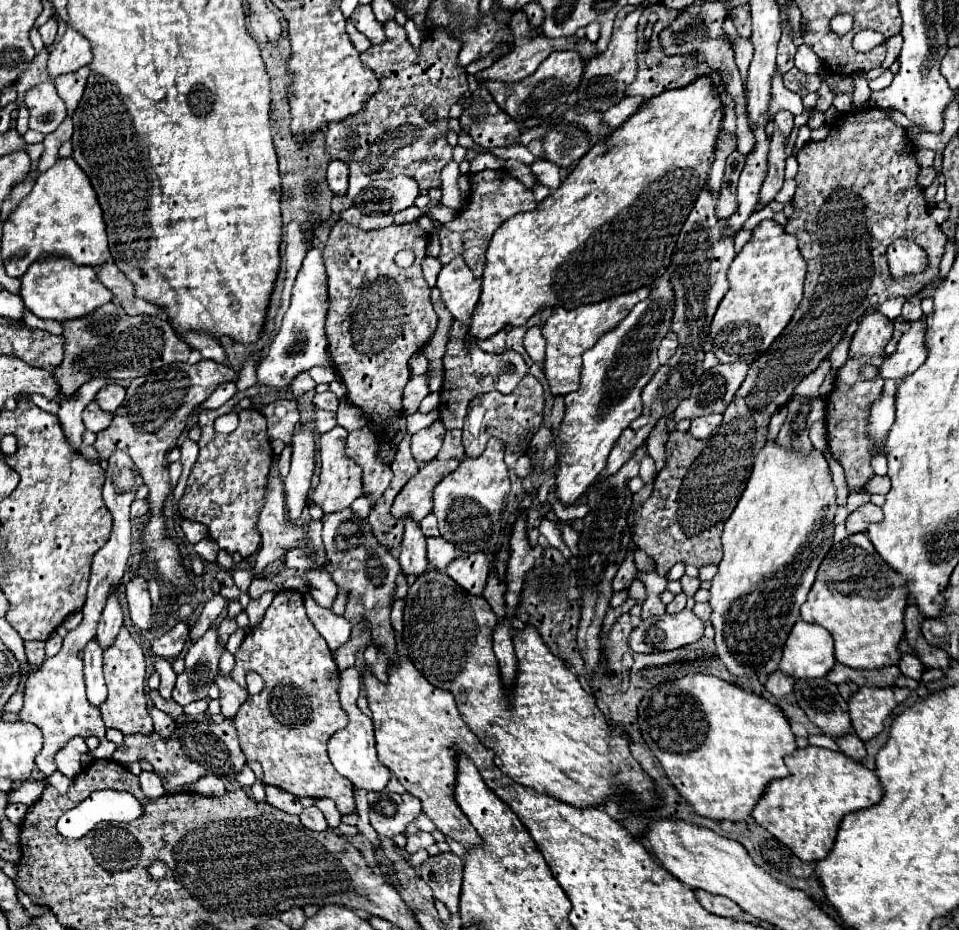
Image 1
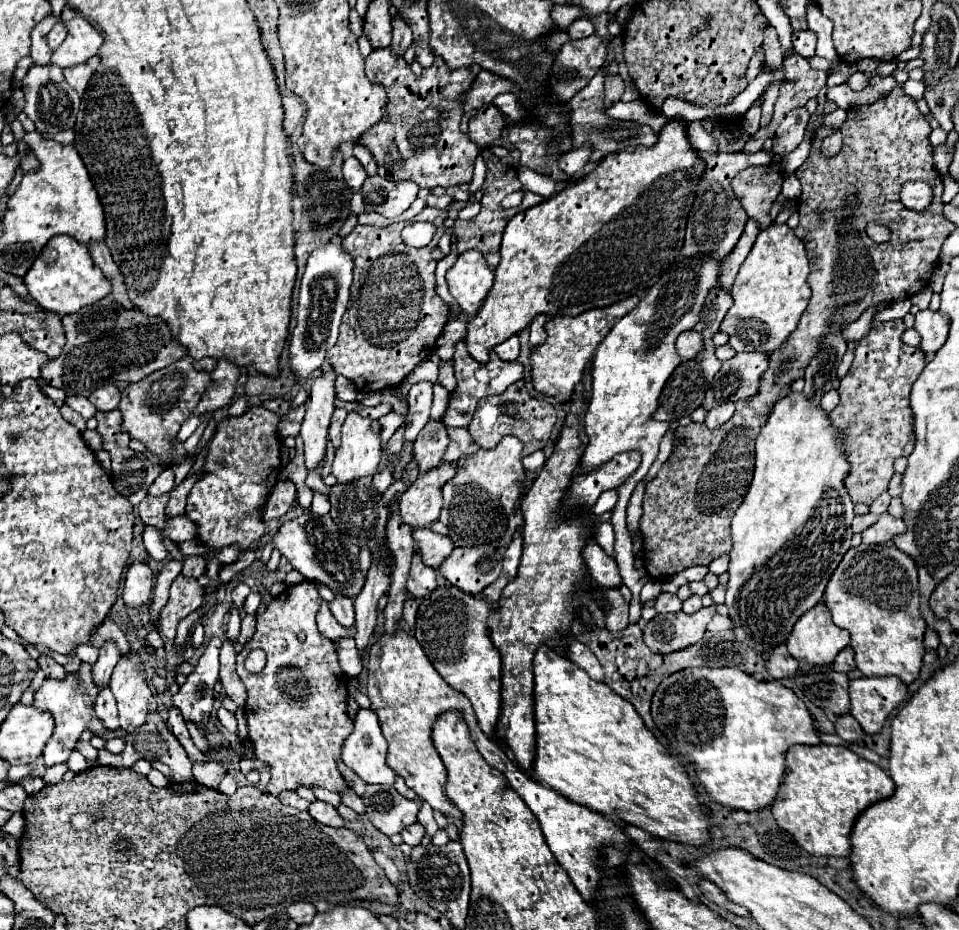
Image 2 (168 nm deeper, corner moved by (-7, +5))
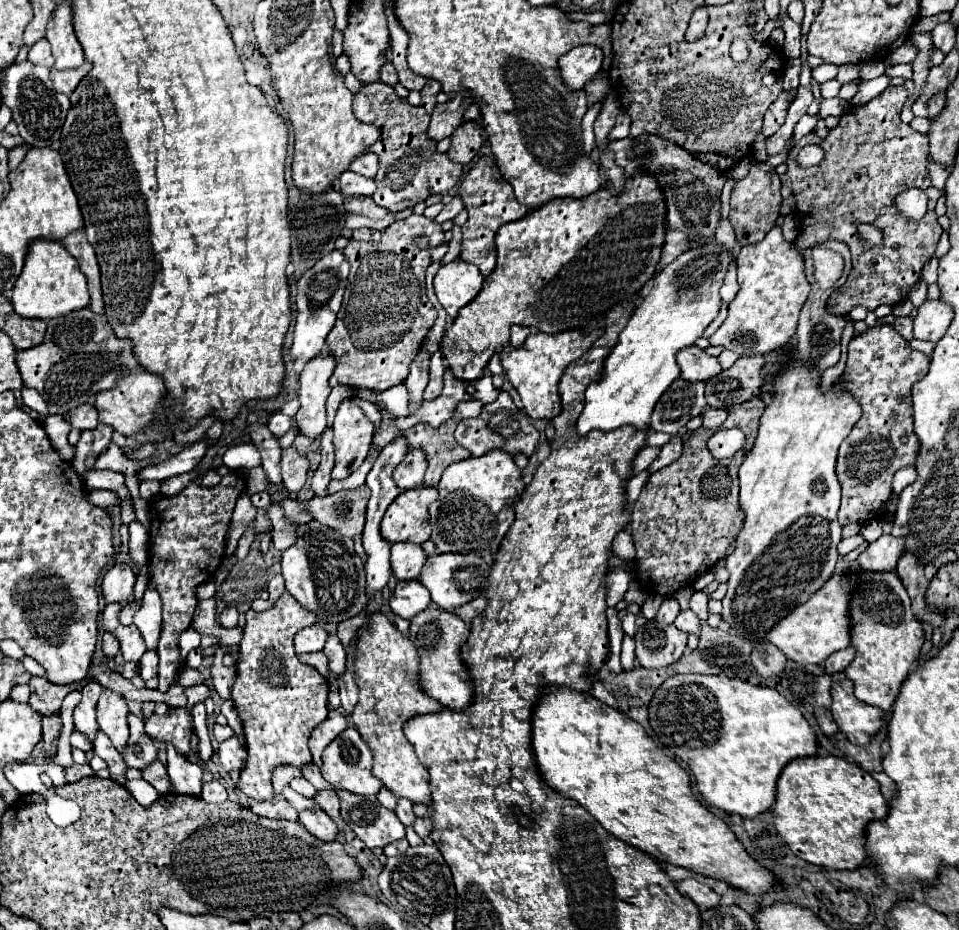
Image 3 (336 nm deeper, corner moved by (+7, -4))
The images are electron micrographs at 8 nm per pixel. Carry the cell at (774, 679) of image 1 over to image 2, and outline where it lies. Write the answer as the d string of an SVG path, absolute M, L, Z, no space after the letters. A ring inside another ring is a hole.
M780 645L780 649L776 649L776 653L768 655L768 673L774 679L786 679L790 675L794 675L798 669L798 661L786 651L786 645Z

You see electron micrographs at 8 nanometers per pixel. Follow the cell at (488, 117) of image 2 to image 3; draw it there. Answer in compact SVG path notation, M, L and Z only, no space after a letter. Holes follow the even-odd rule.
M462 122L450 140L448 158L458 164L468 164L482 146L482 126L478 122Z

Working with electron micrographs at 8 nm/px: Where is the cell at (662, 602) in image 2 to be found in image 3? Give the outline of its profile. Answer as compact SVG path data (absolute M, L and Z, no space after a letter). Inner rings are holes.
M666 598L666 600L662 602L662 606L660 606L660 610L658 610L656 620L658 620L658 622L664 622L664 624L672 624L678 614L680 614L678 602L676 602L674 598Z

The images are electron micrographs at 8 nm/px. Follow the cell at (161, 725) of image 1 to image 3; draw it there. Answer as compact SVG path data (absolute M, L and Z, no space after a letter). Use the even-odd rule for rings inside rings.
M168 746L168 776L170 776L170 782L176 786L176 792L200 796L202 768L180 754L174 754L170 746Z

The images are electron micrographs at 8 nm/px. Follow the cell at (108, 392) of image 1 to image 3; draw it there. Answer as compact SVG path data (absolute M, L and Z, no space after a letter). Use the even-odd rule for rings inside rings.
M82 404L66 414L66 420L78 430L94 430L98 426L98 412L90 404Z

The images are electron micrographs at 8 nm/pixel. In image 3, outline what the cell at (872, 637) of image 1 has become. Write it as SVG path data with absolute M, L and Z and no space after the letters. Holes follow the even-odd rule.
M864 572L864 582L854 592L850 618L856 658L844 672L854 682L854 694L862 702L888 712L912 664L920 656L920 648L924 644L922 622L912 614L910 598L896 574L870 572Z

